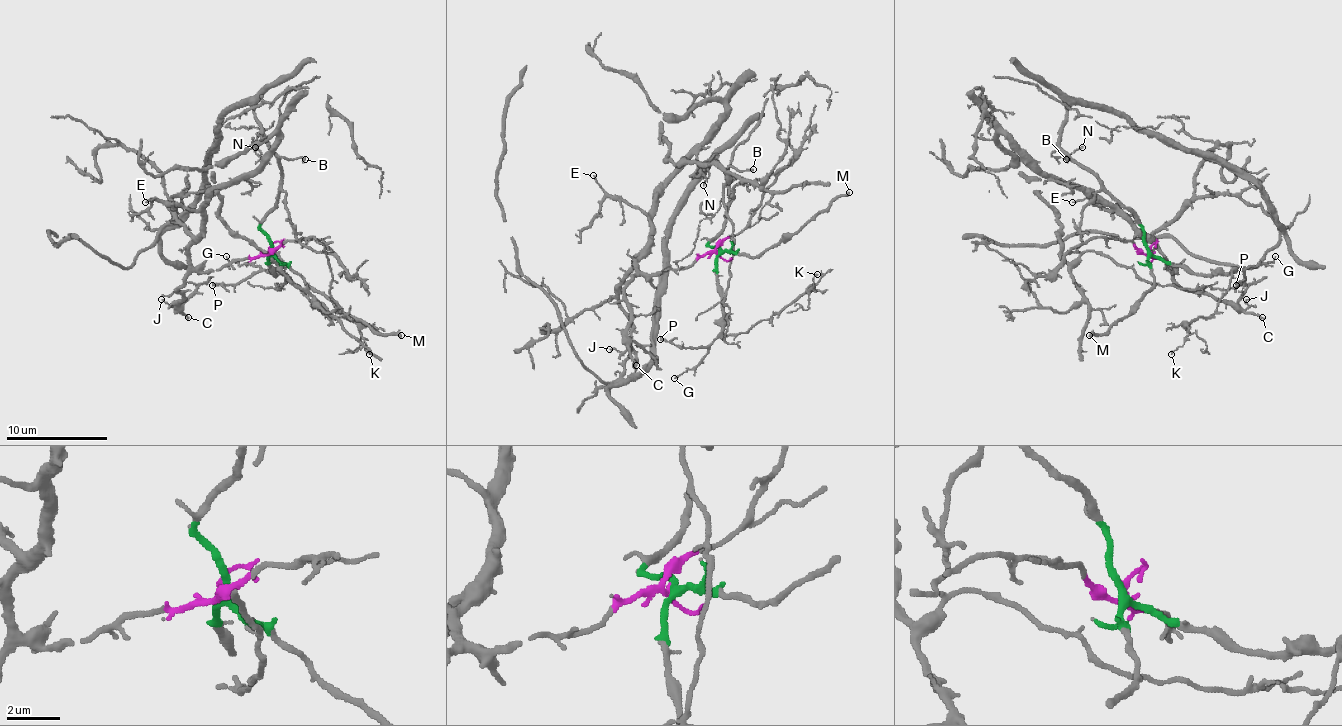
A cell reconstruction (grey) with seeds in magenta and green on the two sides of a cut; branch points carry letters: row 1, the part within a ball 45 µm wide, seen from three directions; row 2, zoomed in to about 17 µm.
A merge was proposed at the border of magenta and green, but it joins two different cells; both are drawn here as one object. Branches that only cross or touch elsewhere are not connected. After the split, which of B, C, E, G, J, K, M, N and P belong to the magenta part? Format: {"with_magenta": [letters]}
{"with_magenta": ["C", "E", "J"]}

